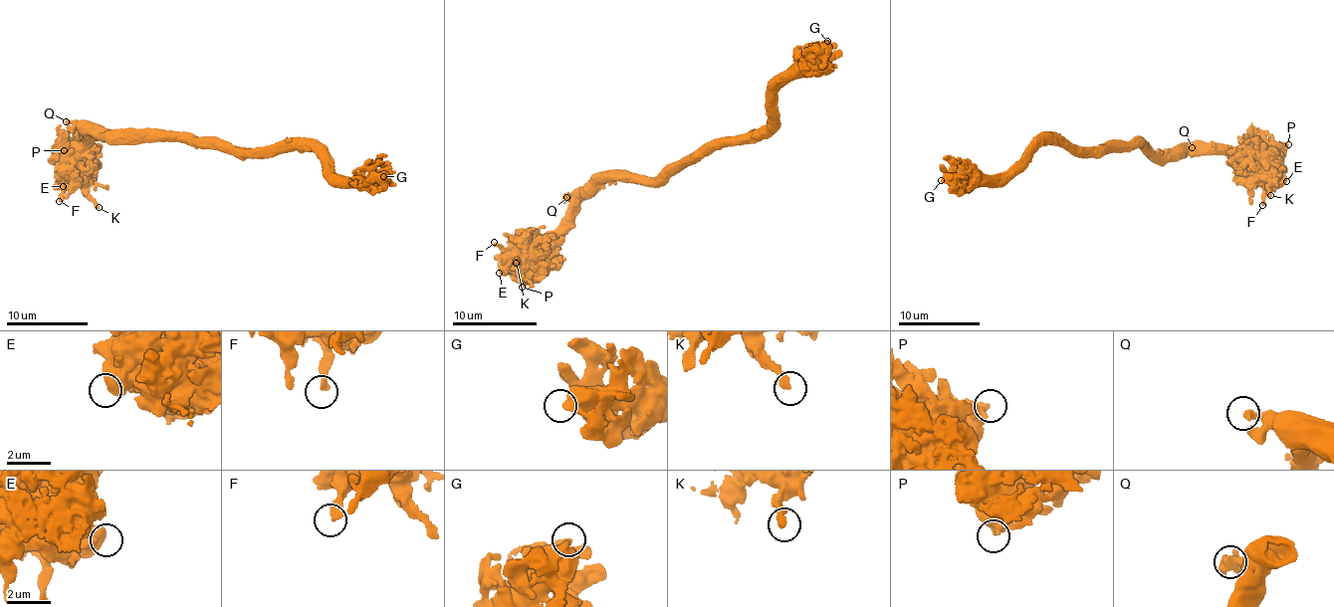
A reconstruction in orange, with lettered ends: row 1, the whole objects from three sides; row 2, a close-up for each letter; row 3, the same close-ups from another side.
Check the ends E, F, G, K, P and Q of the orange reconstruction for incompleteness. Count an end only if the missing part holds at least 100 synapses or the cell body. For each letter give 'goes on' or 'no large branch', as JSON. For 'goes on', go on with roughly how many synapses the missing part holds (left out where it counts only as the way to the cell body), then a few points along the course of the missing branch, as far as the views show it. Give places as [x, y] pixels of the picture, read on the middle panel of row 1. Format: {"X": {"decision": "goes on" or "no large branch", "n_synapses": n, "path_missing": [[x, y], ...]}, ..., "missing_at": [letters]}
{"E": {"decision": "no large branch"}, "F": {"decision": "no large branch"}, "G": {"decision": "goes on", "n_synapses": 300}, "K": {"decision": "no large branch"}, "P": {"decision": "no large branch"}, "Q": {"decision": "no large branch"}, "missing_at": ["G"]}

